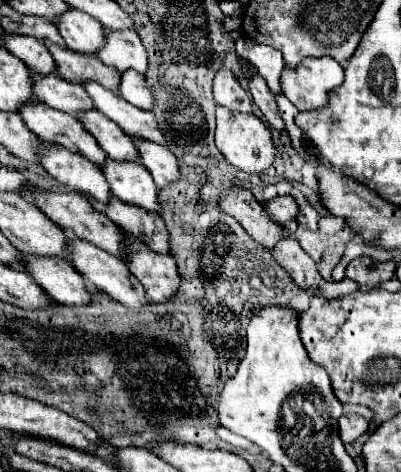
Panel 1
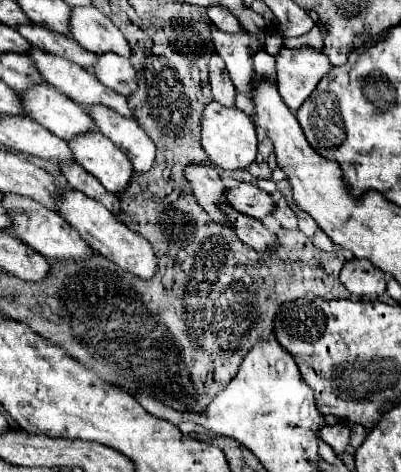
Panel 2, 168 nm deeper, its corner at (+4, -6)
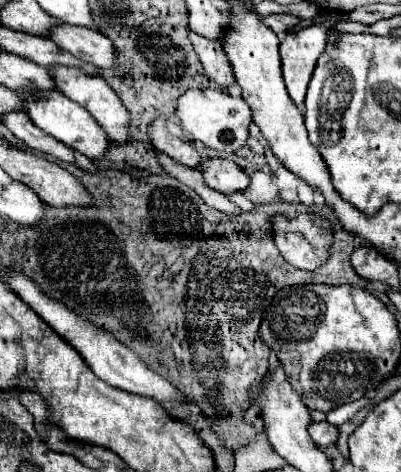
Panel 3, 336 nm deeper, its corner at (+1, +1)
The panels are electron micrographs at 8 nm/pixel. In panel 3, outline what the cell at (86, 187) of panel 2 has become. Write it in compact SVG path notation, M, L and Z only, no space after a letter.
M10 112L6 116L2 116L2 124L18 138L22 140L28 148L34 148L42 154L50 154L54 158L60 158L64 162L74 162L80 168L92 170L94 172L94 164L90 158L82 156L78 150L58 142L56 138L52 138L50 134L42 132L24 112Z

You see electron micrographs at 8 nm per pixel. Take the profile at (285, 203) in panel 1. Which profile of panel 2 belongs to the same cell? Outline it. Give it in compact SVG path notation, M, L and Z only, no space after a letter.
M241 183L239 187L229 189L227 201L233 209L253 219L263 219L275 211L275 201L271 199L271 195L267 195L265 191L261 191L255 185Z

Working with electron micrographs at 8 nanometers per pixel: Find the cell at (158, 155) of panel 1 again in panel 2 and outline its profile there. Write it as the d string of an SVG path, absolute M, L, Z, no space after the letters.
M89 107L89 115L97 129L129 157L137 173L151 169L151 163L155 163L155 143L133 119L125 119L107 107Z

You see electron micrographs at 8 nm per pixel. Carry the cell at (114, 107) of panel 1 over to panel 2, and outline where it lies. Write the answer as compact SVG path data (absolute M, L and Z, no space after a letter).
M31 47L31 51L29 51L27 55L35 61L35 65L37 65L39 73L43 75L43 79L45 79L49 85L53 85L55 89L59 89L59 91L63 91L65 95L69 95L75 103L81 103L83 107L91 107L91 105L99 103L99 105L103 105L103 107L111 107L111 111L117 111L119 115L123 115L123 117L127 117L127 119L135 119L133 111L131 111L129 105L127 105L127 99L125 99L123 95L111 91L111 89L105 87L103 83L99 83L99 79L95 79L95 75L93 75L91 71L87 71L87 69L83 69L83 67L79 67L79 65L67 61L67 59L61 59L59 55L51 55L51 53L39 51L37 47Z

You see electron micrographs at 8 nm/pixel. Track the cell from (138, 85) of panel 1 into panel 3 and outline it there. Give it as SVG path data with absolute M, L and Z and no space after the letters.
M56 24L48 36L62 50L70 52L82 62L90 62L96 68L112 68L116 52L112 42L92 28L74 28L70 24Z

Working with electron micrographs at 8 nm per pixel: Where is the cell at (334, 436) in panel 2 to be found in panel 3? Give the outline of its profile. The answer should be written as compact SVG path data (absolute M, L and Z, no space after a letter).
M314 422L314 424L310 424L308 434L314 440L314 444L318 444L320 448L324 448L324 446L336 444L338 428L332 426L332 424L328 424L328 422Z

